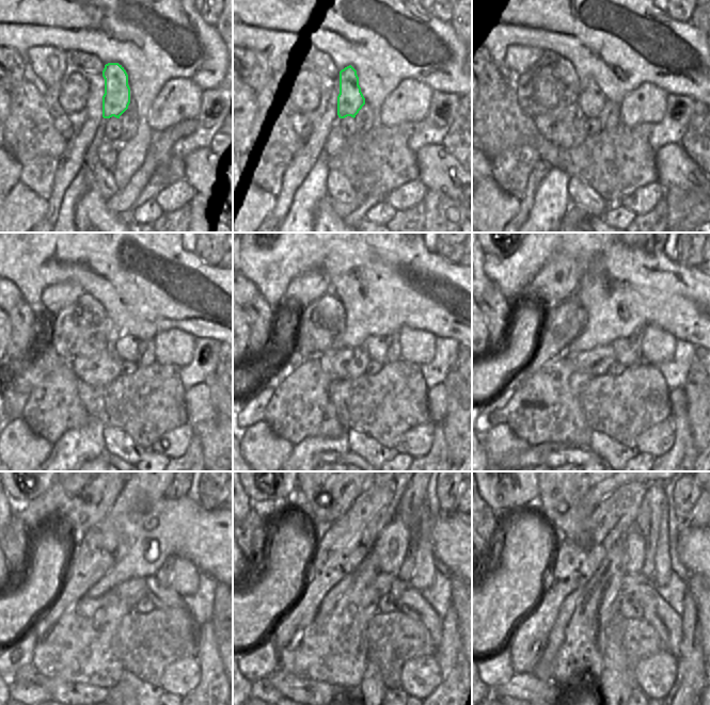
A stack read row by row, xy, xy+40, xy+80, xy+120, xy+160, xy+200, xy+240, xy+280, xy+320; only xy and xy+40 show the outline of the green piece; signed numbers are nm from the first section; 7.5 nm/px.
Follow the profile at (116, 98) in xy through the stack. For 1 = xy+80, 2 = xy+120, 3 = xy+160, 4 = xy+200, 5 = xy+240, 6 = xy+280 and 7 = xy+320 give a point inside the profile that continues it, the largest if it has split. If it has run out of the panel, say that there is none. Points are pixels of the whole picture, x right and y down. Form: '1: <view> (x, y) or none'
1: xy+80 (592, 101)
2: xy+120 (138, 347)
3: xy+160 (377, 347)
4: xy+200 (625, 354)
5: xy+240 (161, 595)
6: xy+280 (410, 602)
7: xy+320 (666, 622)

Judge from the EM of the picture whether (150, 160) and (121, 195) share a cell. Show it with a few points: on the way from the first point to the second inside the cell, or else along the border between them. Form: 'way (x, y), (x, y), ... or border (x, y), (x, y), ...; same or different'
way (146, 170), (130, 188); same

